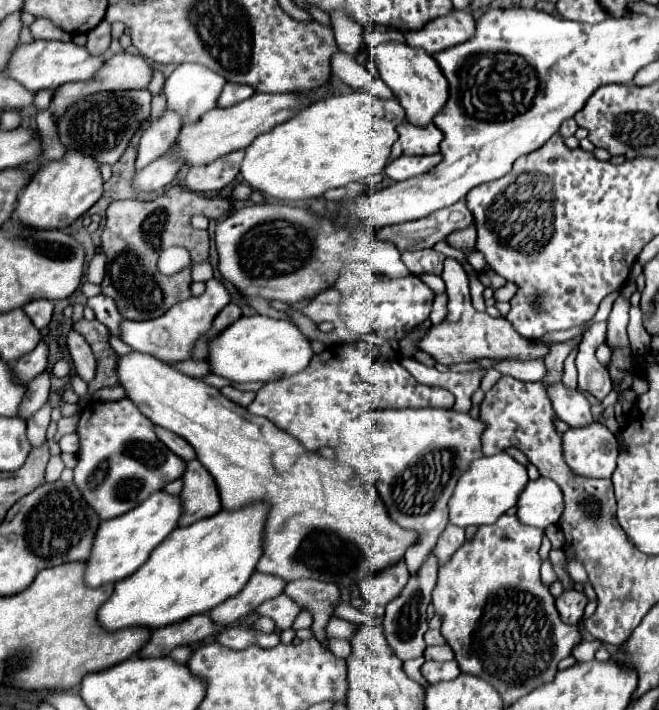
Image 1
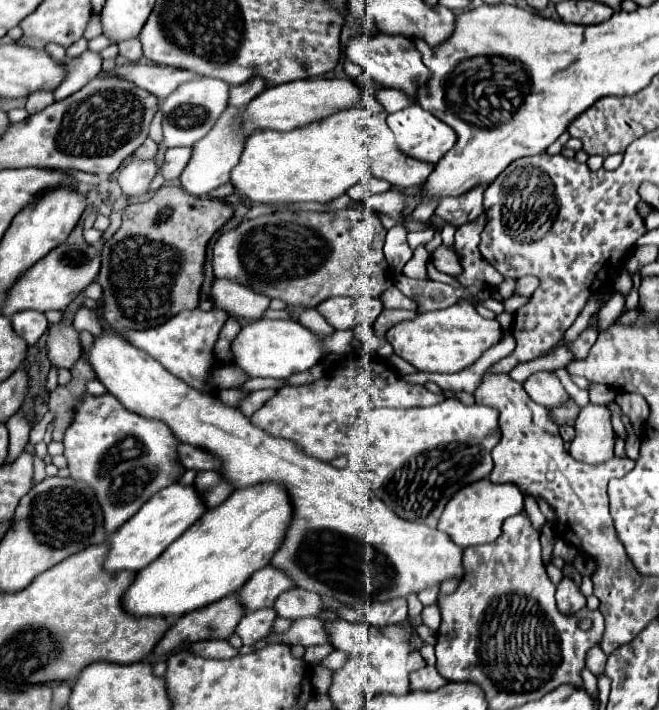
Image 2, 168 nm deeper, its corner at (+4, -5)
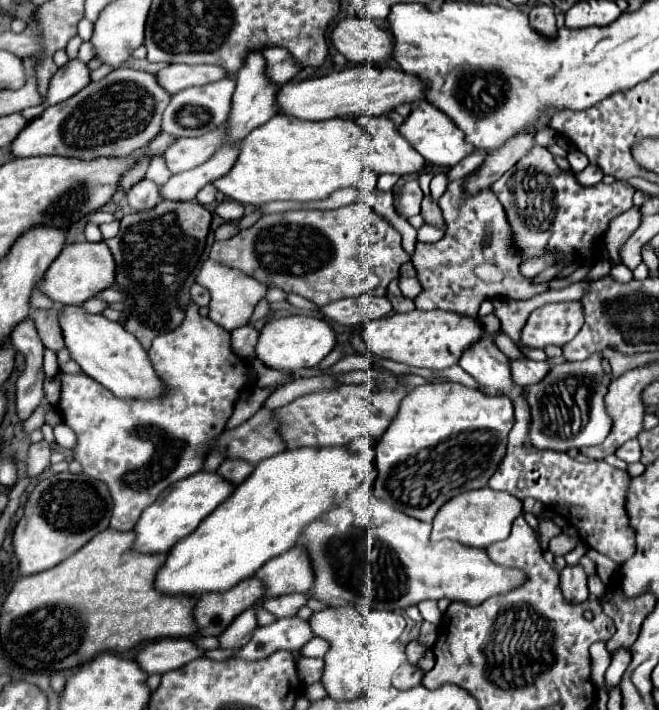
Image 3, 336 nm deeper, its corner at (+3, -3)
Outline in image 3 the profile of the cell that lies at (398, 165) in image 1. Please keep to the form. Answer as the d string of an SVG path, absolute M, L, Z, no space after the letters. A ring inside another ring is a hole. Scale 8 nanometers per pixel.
M362 115L358 117L358 123L372 135L372 151L364 155L366 167L378 175L392 173L398 177L416 175L424 169L426 161L416 149L410 147L408 141L402 139L388 115Z

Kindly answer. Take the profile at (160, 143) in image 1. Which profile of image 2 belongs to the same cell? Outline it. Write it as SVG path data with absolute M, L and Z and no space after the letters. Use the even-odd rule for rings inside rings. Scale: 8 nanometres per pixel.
M129 161L119 173L119 185L127 197L143 197L155 173L155 161Z

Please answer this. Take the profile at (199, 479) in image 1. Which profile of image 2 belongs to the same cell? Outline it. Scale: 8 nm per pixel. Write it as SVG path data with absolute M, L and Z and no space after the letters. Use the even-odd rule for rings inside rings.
M199 471L197 479L195 479L195 487L199 489L199 493L205 499L205 505L217 507L221 505L231 493L233 493L233 485L217 471Z

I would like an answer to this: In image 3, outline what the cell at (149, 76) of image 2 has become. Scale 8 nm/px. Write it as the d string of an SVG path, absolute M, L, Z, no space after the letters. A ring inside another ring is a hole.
M168 65L156 73L160 87L166 89L170 95L186 87L214 83L222 77L226 77L226 73L216 65Z

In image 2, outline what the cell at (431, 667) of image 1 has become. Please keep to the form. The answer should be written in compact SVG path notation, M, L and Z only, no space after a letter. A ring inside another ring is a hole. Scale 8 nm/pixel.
M423 667L423 669L417 669L417 671L411 671L409 673L409 689L411 691L419 691L419 689L437 689L441 687L443 683L447 683L435 667Z

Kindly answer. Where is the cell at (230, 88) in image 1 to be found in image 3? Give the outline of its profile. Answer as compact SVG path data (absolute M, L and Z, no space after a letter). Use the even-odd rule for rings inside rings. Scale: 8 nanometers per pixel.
M282 47L262 49L262 55L266 59L266 77L274 85L288 83L300 71L300 67L292 61L290 53L286 49L282 49Z

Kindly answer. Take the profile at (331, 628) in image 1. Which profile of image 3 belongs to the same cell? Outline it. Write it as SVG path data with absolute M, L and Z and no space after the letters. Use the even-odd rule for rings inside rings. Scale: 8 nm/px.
M300 617L278 619L272 625L256 627L250 643L238 651L238 657L256 661L256 659L268 657L270 653L274 653L278 649L286 649L286 651L302 649L312 637L314 637L314 633L312 633L308 621L304 621Z

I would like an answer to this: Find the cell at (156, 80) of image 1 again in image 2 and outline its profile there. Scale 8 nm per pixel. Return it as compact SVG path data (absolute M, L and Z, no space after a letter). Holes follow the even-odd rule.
M159 99L159 108L157 110L157 113L155 114L155 117L153 118L151 122L151 133L149 133L149 137L159 145L161 141L163 141L163 133L162 133L162 121L163 121L163 114L161 111L161 104L162 99Z

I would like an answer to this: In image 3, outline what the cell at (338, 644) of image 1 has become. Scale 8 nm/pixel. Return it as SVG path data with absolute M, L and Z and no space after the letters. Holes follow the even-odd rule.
M300 657L296 661L298 665L298 675L306 685L312 685L316 681L320 681L322 677L322 669L324 669L324 661L322 659L308 659L308 657Z

